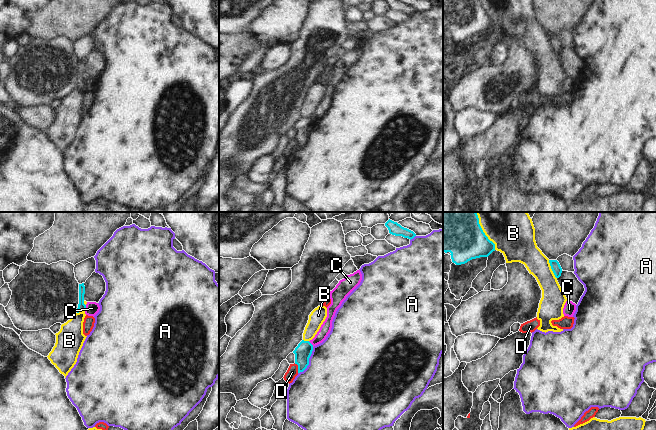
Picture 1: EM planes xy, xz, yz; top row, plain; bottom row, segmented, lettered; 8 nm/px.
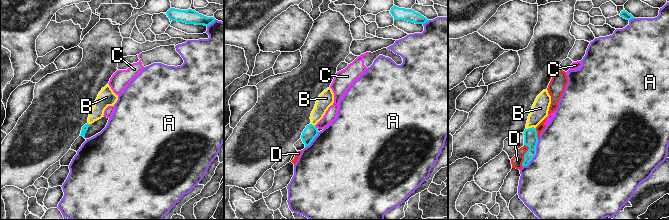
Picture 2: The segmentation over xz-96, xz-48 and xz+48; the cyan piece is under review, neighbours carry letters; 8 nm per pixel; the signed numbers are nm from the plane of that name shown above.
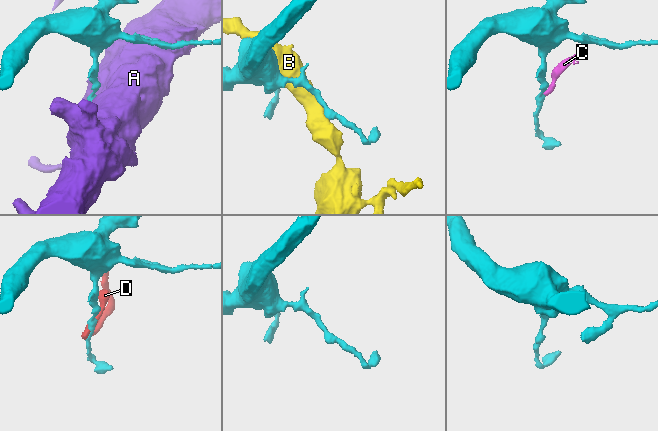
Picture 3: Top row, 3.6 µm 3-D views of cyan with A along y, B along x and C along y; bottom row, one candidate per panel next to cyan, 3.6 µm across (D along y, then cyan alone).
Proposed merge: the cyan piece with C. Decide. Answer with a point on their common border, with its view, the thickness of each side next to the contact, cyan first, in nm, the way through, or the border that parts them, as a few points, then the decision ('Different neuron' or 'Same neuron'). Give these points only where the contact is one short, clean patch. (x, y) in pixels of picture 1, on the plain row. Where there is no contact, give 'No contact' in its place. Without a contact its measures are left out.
Touches cyan at xy (85, 84). Thickness 60 nm (cyan) against 110 nm. Boundary: xy (86, 81), (84, 86). Different neuron.

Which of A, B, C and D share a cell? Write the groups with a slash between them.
A / B / C / D

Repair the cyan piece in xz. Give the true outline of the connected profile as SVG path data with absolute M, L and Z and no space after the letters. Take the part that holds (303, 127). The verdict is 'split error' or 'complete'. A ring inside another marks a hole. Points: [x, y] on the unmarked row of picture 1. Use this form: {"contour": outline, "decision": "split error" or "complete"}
{"contour": "M302 116L295 124L295 140L298 141L298 149L303 148L309 141L309 134L313 127L313 121L309 117Z", "decision": "complete"}

